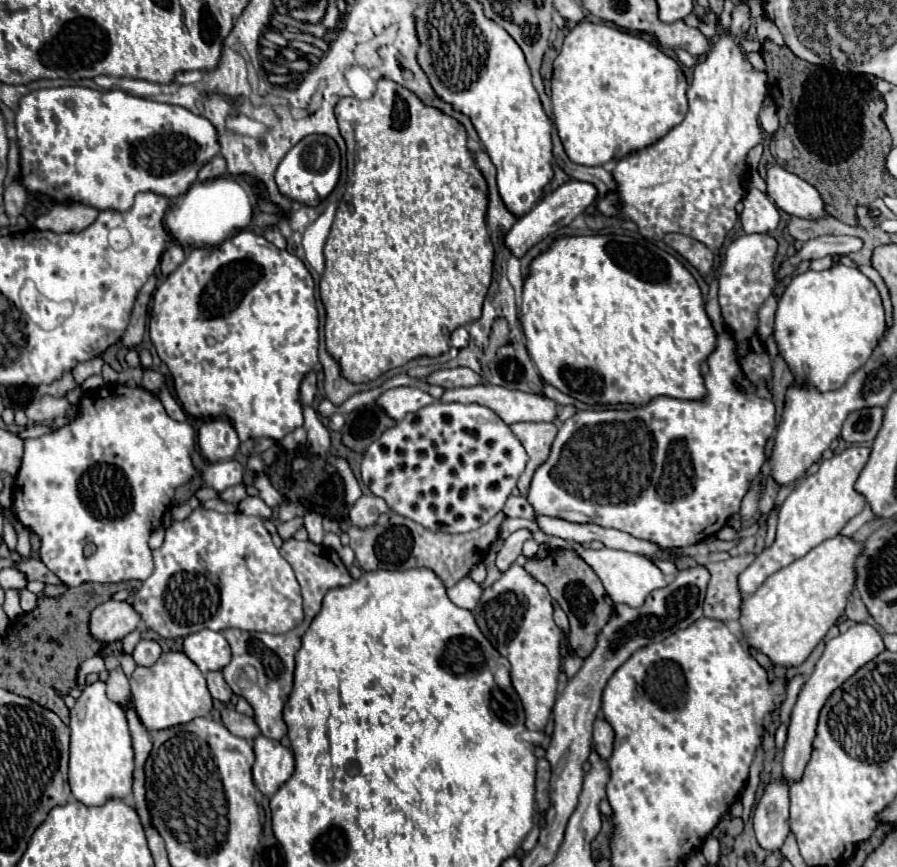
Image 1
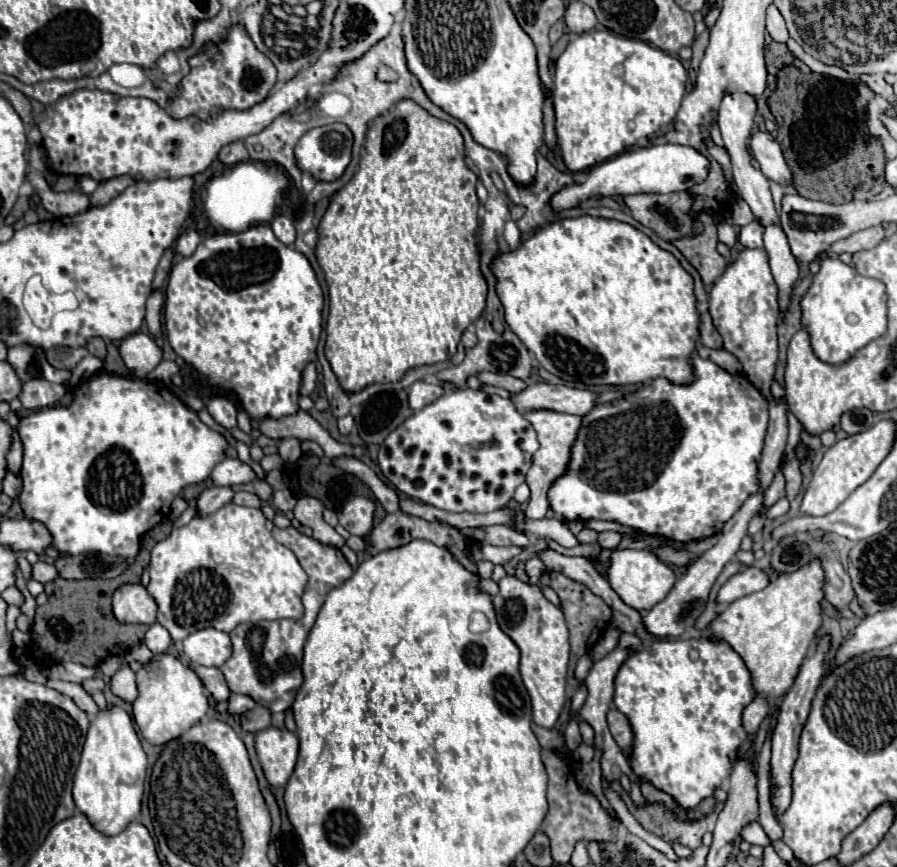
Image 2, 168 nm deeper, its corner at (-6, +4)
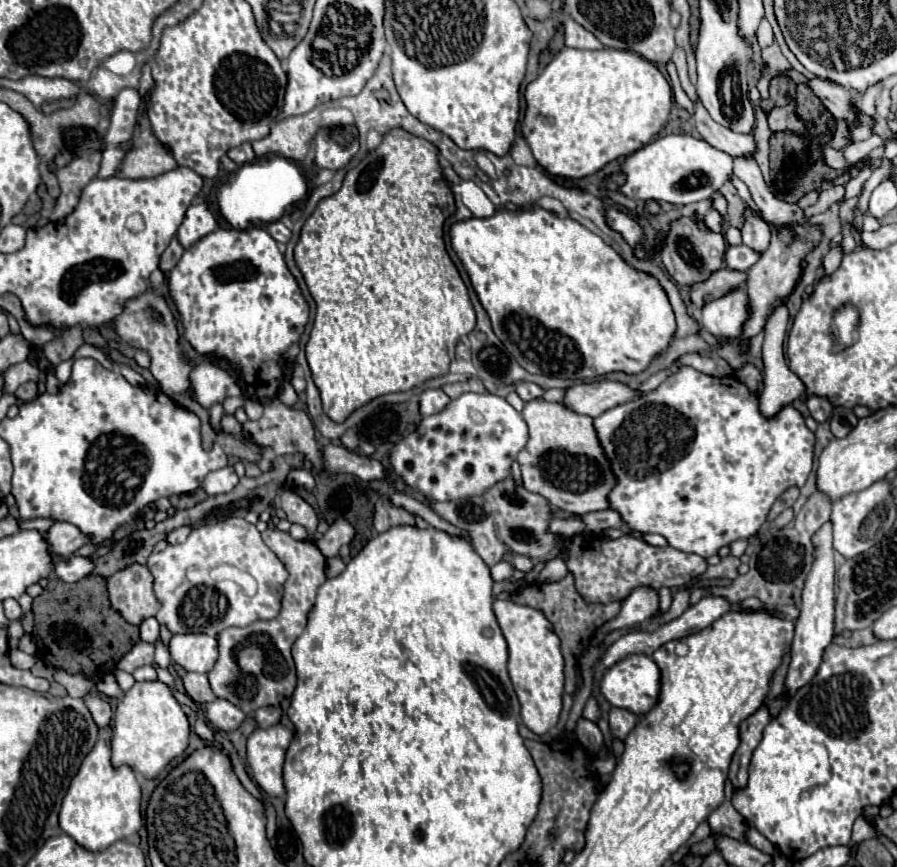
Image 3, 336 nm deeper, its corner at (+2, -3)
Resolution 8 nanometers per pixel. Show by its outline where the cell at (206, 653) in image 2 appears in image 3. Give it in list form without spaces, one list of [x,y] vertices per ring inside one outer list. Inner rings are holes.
[[[174,634],[170,656],[188,672],[210,672],[218,658],[216,638],[208,634]]]

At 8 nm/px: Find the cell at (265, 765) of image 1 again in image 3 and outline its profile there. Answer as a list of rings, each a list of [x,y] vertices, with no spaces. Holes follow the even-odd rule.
[[[284,724],[270,728],[256,728],[246,742],[246,760],[253,781],[268,796],[280,798],[286,794],[282,784],[282,764],[286,750],[294,738],[294,730]]]

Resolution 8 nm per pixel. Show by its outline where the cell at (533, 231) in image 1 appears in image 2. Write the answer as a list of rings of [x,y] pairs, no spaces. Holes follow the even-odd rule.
[[[652,145],[652,147],[636,147],[618,157],[612,157],[590,169],[584,183],[572,183],[558,189],[550,197],[550,209],[560,213],[562,209],[578,207],[590,197],[620,197],[630,193],[672,193],[672,191],[688,191],[692,185],[704,181],[708,175],[708,159],[704,153],[684,147],[684,145]]]

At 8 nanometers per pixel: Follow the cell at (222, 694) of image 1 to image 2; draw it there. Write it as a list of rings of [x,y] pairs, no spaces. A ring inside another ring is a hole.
[[[198,667],[196,673],[200,675],[200,679],[204,681],[204,687],[216,701],[226,701],[230,697],[228,683],[218,667]]]

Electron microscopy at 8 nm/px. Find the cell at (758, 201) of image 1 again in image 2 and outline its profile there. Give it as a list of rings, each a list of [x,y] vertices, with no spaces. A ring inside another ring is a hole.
[[[754,219],[746,227],[742,227],[738,239],[740,239],[742,247],[762,247],[762,225],[758,223],[758,219]]]

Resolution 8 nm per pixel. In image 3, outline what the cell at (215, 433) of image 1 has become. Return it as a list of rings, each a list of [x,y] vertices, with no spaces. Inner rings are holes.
[[[212,362],[198,364],[190,376],[190,382],[194,398],[204,408],[210,408],[214,402],[224,402],[226,396],[242,394],[242,388],[238,386],[236,378],[226,368]]]

